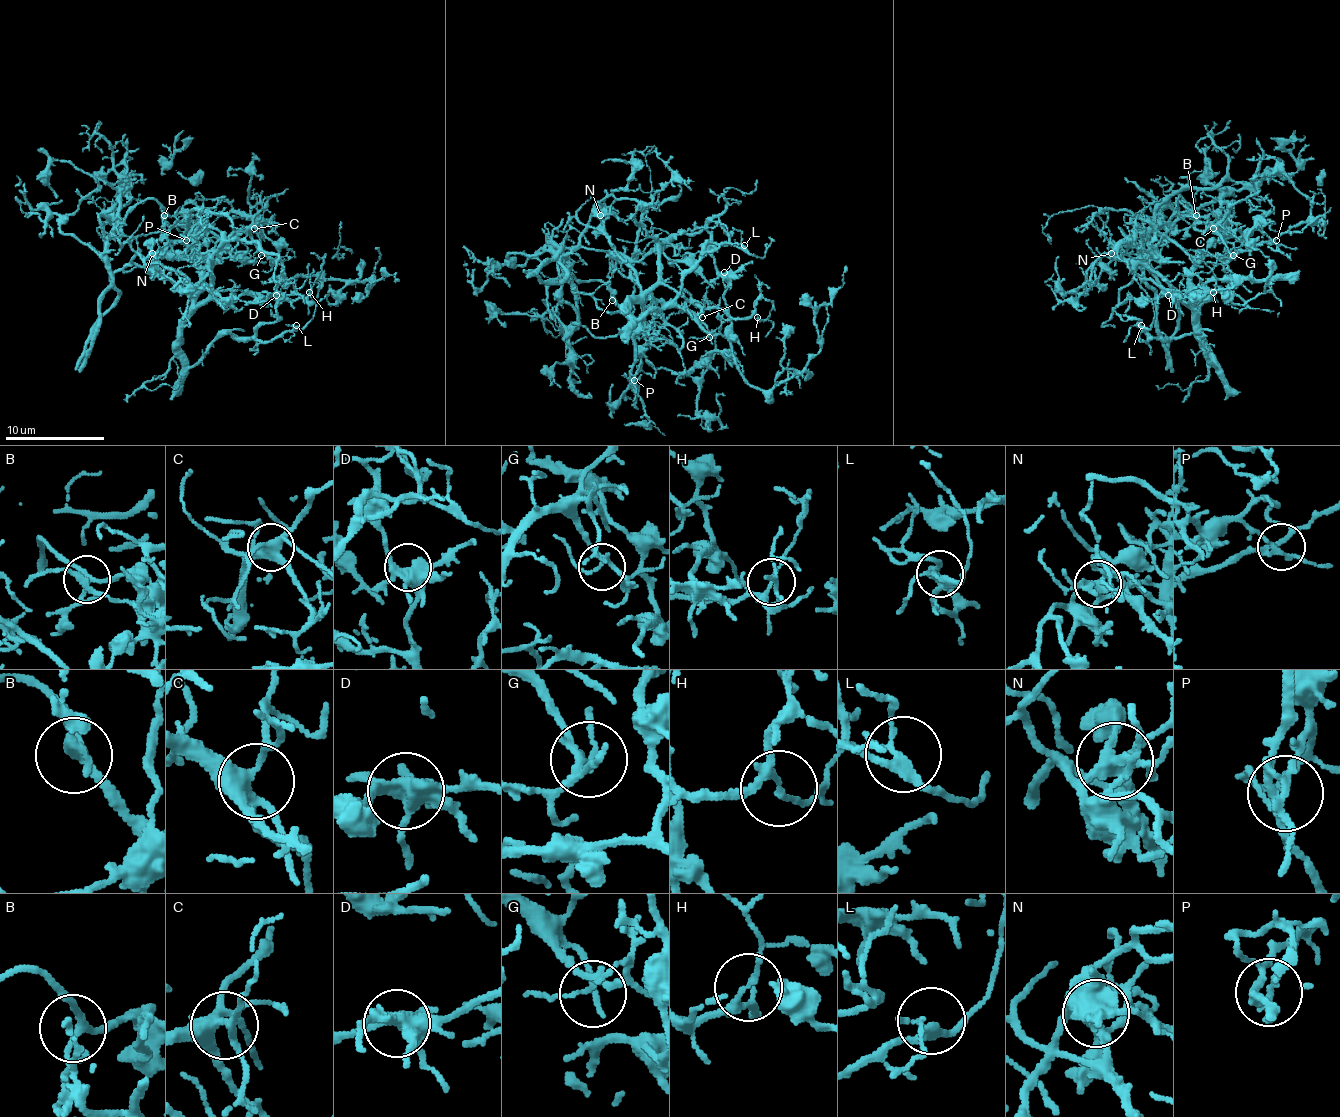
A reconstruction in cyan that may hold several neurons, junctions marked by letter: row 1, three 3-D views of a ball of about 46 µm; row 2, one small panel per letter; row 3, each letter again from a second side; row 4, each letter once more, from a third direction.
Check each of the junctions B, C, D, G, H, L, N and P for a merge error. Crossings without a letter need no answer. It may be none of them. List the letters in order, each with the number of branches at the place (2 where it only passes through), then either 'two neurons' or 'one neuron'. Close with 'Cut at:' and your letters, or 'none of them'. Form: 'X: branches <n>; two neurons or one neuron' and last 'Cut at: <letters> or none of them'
B: branches 3; one neuron
C: branches 5; one neuron
D: branches 6; one neuron
G: branches 3; one neuron
H: branches 3; one neuron
L: branches 4; one neuron
N: branches 7; two neurons
P: branches 4; one neuron
Cut at: N

